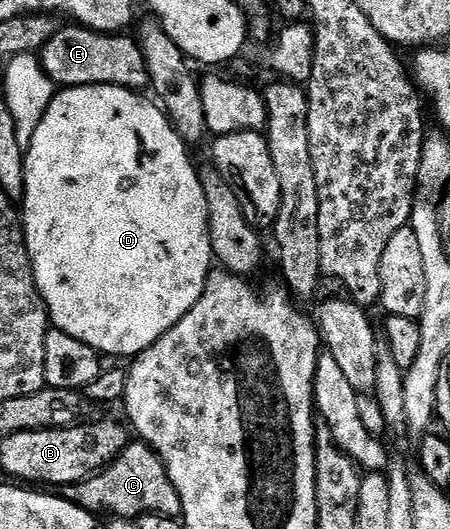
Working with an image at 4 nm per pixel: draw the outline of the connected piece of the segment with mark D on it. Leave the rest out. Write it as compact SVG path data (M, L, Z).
M116 85L60 88L44 111L31 145L25 150L24 159L24 195L21 200L23 238L27 241L35 282L47 305L50 324L73 335L73 339L81 339L81 343L93 347L100 355L108 353L111 357L127 357L126 359L138 357L150 345L157 343L157 339L161 339L165 331L172 329L189 312L193 303L201 299L207 278L213 272L209 203L205 203L203 178L200 170L195 170L195 165L187 154L187 142L181 139L181 135L177 135L162 108L154 100L151 101L146 101L134 89Z

